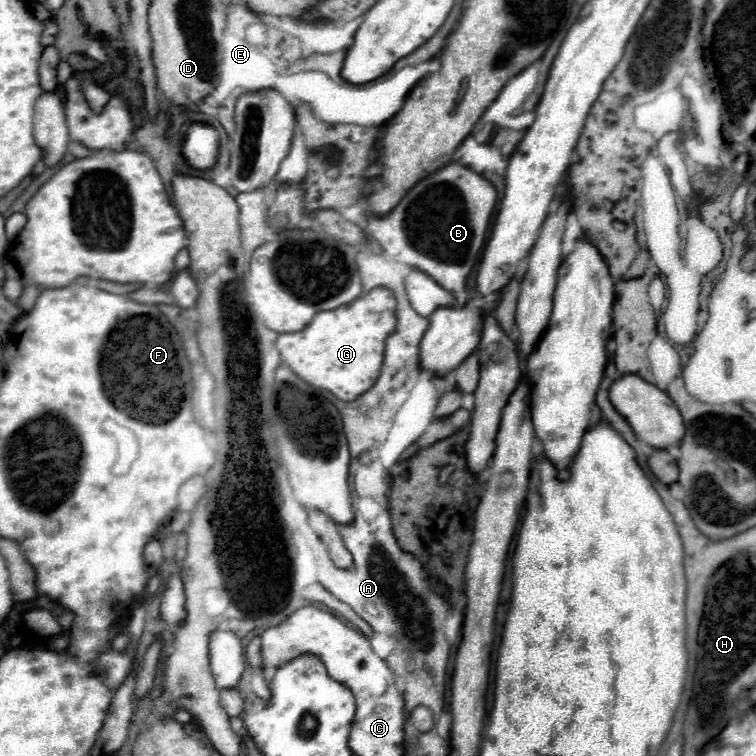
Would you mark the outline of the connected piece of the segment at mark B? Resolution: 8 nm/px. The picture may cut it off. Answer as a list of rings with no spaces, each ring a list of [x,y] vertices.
[[[448,162],[440,170],[428,174],[418,184],[414,184],[408,190],[408,194],[402,198],[402,202],[388,216],[368,218],[366,232],[382,246],[382,250],[392,260],[414,266],[414,268],[430,274],[440,286],[450,290],[458,302],[464,302],[464,298],[468,298],[466,278],[468,278],[468,274],[476,262],[476,256],[480,254],[480,248],[484,244],[496,198],[498,198],[496,188],[482,174],[470,170],[468,166],[464,166],[460,162]]]

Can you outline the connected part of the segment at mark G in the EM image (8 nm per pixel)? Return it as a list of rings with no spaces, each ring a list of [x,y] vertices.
[[[376,288],[348,306],[316,314],[312,324],[294,334],[280,334],[276,348],[284,364],[314,388],[332,392],[336,398],[350,402],[376,382],[384,358],[384,338],[396,322],[396,300],[388,290]]]

